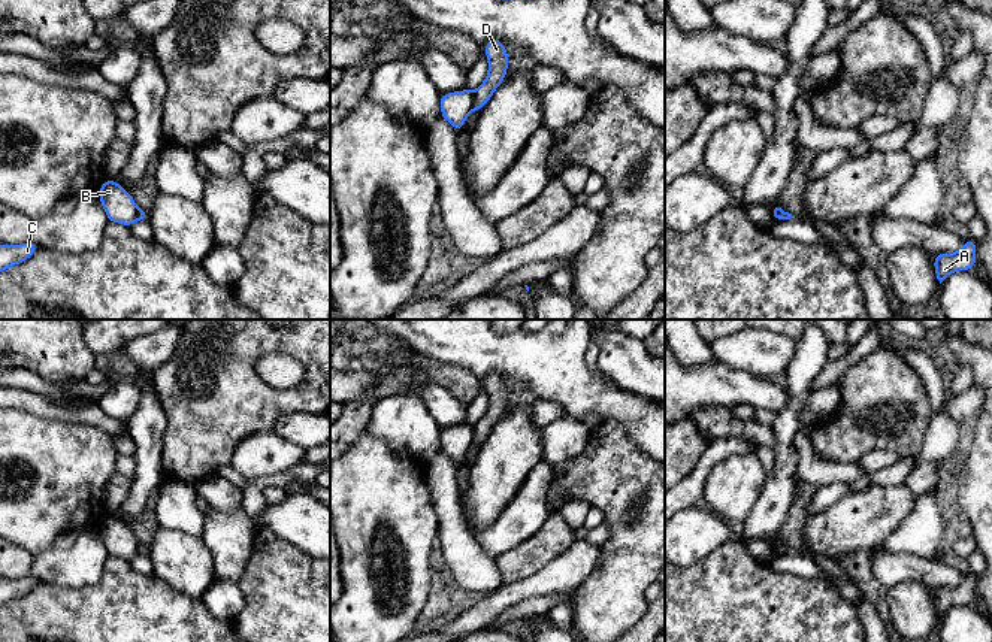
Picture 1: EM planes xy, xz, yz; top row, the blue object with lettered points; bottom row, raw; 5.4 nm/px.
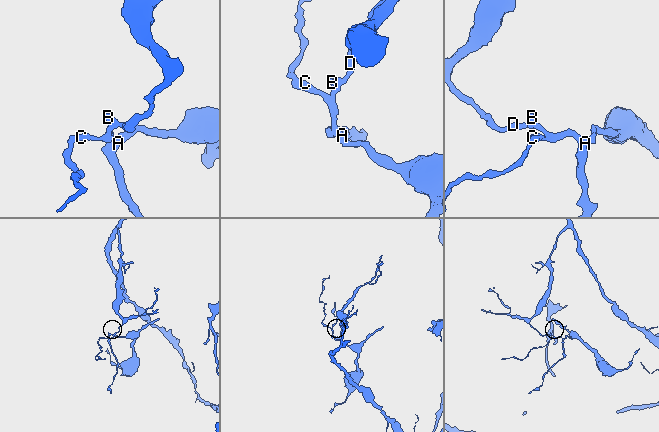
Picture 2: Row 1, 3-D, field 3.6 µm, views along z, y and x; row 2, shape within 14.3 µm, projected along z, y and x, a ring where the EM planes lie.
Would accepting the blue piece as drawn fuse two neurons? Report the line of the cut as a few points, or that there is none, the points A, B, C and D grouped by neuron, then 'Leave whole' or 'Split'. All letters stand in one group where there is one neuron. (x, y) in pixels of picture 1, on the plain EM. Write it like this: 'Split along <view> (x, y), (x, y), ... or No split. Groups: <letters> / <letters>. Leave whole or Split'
Split along xz (472, 427), (474, 442). Groups: A B C / D. Split

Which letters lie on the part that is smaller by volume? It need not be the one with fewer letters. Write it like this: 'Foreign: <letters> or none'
Foreign: A, B, C

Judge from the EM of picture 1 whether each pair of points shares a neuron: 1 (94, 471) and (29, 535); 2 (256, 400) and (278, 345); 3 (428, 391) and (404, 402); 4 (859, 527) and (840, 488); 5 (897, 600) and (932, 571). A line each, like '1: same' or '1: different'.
1: same
2: same
3: different
4: different
5: different

